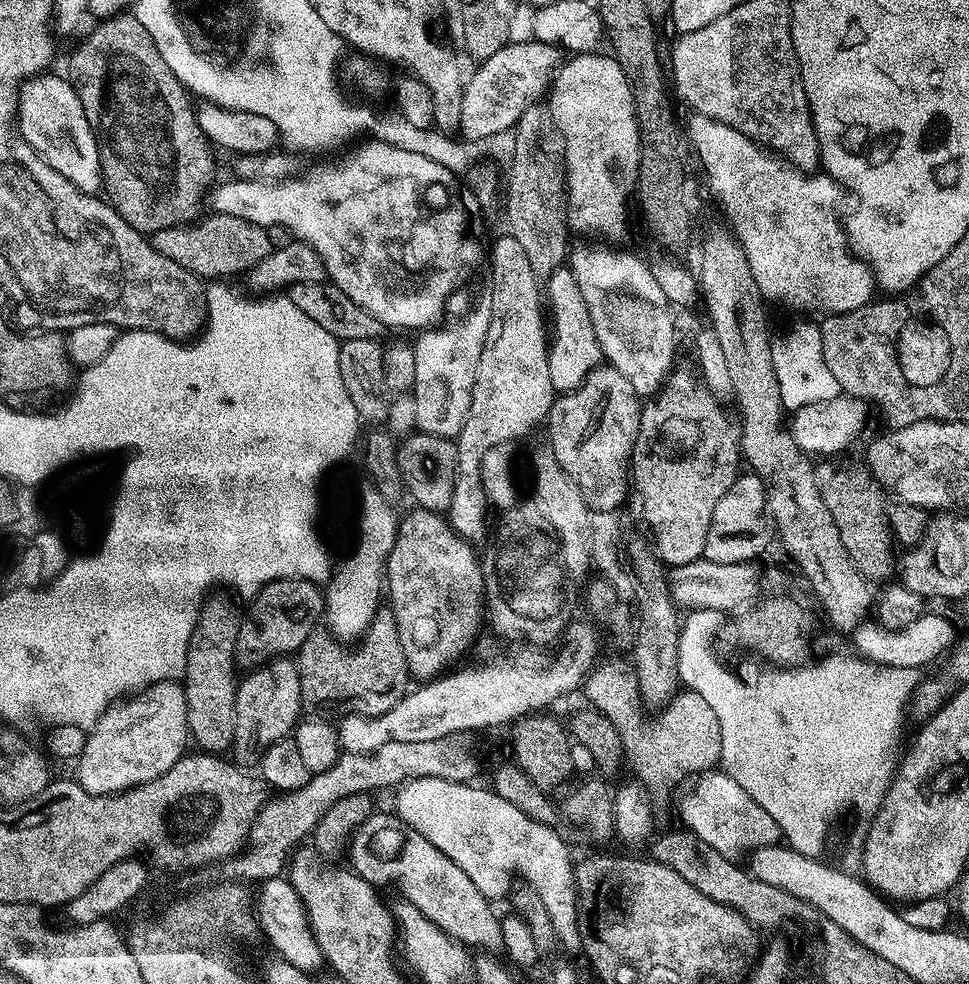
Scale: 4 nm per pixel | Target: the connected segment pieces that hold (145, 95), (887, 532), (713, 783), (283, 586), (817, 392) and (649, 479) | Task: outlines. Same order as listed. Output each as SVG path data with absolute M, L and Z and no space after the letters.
M135 14L110 16L101 19L97 24L100 25L73 50L72 57L68 60L66 76L72 88L78 94L78 102L82 102L82 110L90 122L92 132L96 135L97 152L100 155L102 192L107 203L116 209L117 214L131 228L145 234L166 230L167 228L179 228L182 224L190 224L201 219L202 213L205 211L205 209L203 210L204 204L206 208L206 201L214 188L212 179L216 176L216 160L212 157L213 145L200 129L197 113L194 111L194 107L192 108L191 102L188 101L189 93L184 85L180 83L179 78L171 72L170 60L162 58L162 54L158 54L158 46L154 46L154 38L150 38L149 31L146 30L145 26L142 26L142 22L138 22Z
M832 462L817 463L815 469L822 502L826 502L826 510L830 510L830 516L841 535L842 546L846 547L851 561L869 583L887 583L890 580L888 578L896 572L896 556L894 560L892 552L896 543L884 504L885 489L864 470L847 472L844 468L835 468Z
M711 770L701 775L696 786L683 798L680 804L682 823L702 842L709 843L718 853L729 858L751 854L756 848L779 845L782 837L778 822L734 782L724 770Z
M275 580L268 583L266 587L260 588L259 594L251 597L249 604L250 612L248 616L246 614L241 619L238 637L235 638L235 654L233 656L233 663L239 669L240 667L244 668L243 670L252 670L278 657L295 653L315 625L313 624L314 614L317 615L323 605L323 595L319 587L308 580Z
M812 318L796 319L800 320L786 325L780 333L772 336L772 365L778 378L782 402L788 410L841 395L838 381L834 379L834 374L830 374L826 358L822 358L822 334L819 323Z
M688 374L669 375L664 387L641 407L638 438L630 461L630 484L634 496L640 499L640 516L648 527L647 535L656 555L668 566L694 562L703 557L714 506L718 506L718 498L730 490L742 468L740 432L732 432L732 428L724 424L729 413L724 408L716 412L722 406L721 401L707 388L700 386L700 400L688 396L691 378Z

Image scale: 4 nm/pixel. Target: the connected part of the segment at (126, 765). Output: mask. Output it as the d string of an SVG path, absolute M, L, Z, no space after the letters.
M163 680L143 689L142 694L133 695L123 702L113 704L98 717L87 733L85 748L79 759L75 761L74 779L82 786L82 790L86 790L92 796L108 796L111 792L125 792L127 788L145 784L166 774L166 770L170 770L170 766L174 766L174 762L178 762L180 757L185 755L187 748L184 747L187 744L190 744L190 733L186 694L179 683Z

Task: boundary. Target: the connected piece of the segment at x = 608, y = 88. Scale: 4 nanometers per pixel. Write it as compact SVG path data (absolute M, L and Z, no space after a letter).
M576 54L569 64L559 65L546 96L546 107L552 115L564 153L563 179L566 181L566 223L569 229L573 233L593 236L596 239L593 241L616 246L620 240L616 232L622 231L628 220L628 199L633 199L636 191L640 165L640 127L636 121L638 106L614 55L596 55Z

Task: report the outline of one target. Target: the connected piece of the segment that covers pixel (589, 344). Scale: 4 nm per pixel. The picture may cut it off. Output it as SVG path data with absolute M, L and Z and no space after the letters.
M562 266L558 270L554 270L554 274L548 277L546 304L547 307L548 304L552 307L550 343L548 345L548 365L550 366L552 391L556 394L573 392L595 368L601 367L602 353L598 334L594 334L594 322L590 322L590 310L586 310L582 290L574 278L571 267Z

